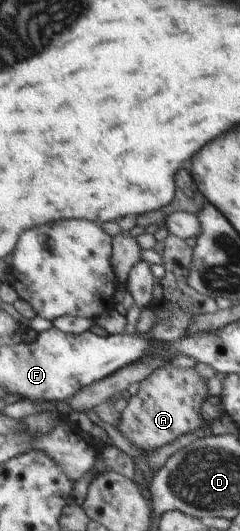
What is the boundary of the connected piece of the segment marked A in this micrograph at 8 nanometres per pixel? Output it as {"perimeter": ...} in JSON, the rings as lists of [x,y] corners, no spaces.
{"perimeter":[[[170,361],[164,366],[156,368],[152,374],[140,383],[140,391],[123,413],[123,420],[115,426],[122,436],[138,446],[144,454],[158,452],[158,448],[170,448],[170,444],[178,444],[182,436],[194,433],[195,429],[206,424],[206,400],[210,400],[210,380],[196,372],[193,368],[188,370],[174,366]]]}

